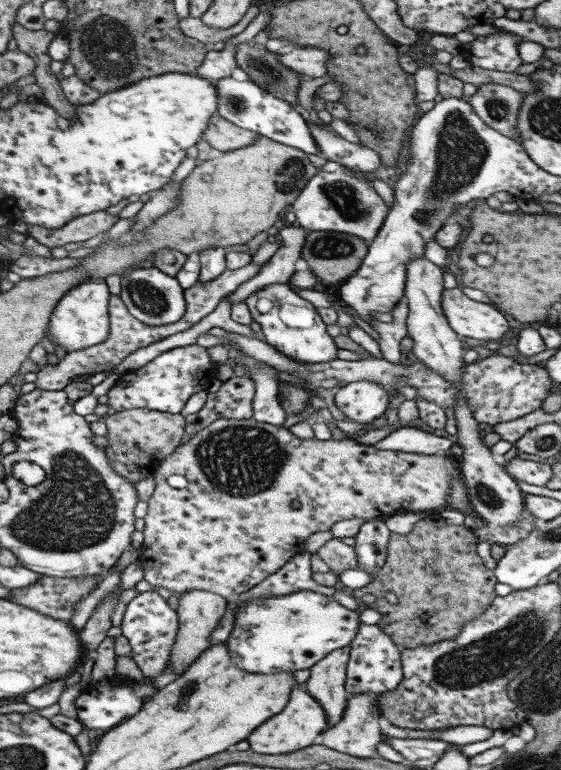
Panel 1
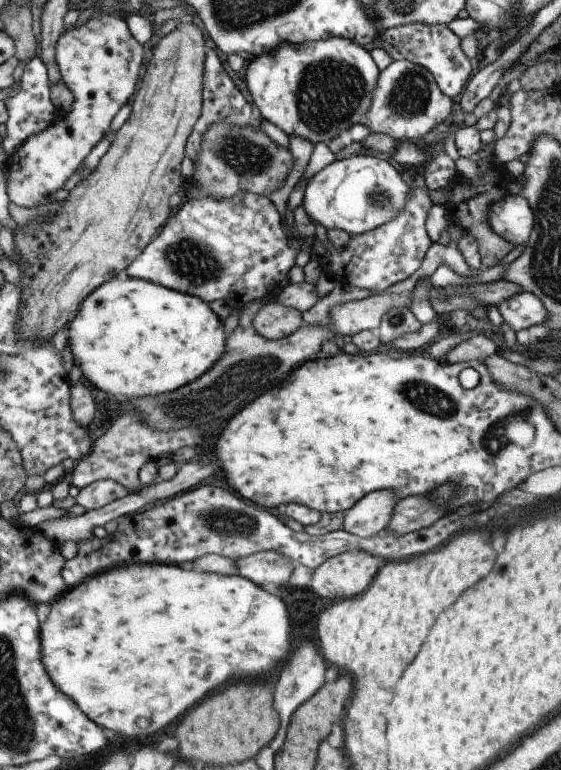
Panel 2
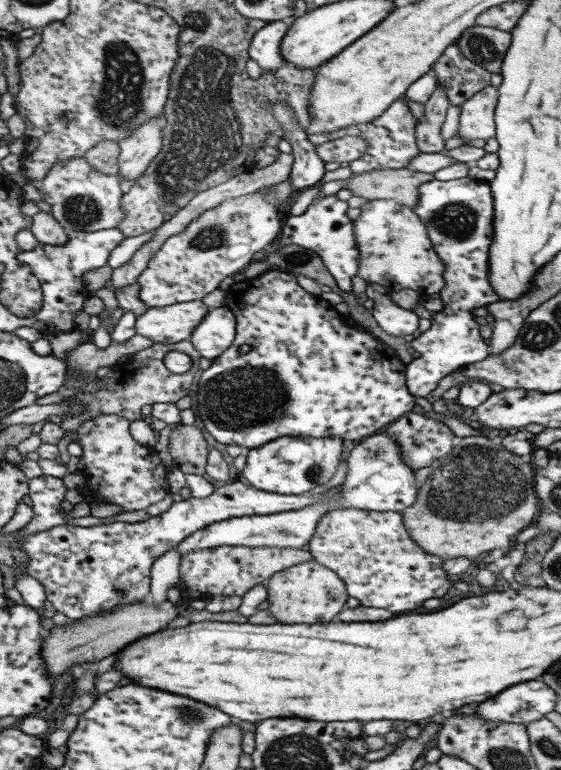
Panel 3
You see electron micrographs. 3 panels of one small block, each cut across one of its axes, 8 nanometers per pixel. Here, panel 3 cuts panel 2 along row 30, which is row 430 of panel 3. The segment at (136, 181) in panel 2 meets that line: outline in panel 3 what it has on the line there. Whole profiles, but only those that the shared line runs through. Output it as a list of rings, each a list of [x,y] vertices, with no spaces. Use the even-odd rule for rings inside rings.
[[[180,423],[170,434],[170,455],[185,474],[203,476],[208,462],[208,444],[196,426]]]

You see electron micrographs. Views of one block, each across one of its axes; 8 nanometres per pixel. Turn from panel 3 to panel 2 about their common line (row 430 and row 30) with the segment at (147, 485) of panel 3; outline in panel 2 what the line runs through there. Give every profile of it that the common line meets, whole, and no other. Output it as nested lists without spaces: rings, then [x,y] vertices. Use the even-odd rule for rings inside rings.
[[[104,15],[91,18],[78,30],[72,30],[60,36],[56,46],[56,63],[64,84],[70,88],[74,96],[74,102],[68,113],[57,109],[56,122],[50,128],[46,128],[40,134],[34,134],[13,155],[9,155],[6,168],[8,197],[11,202],[20,207],[36,208],[46,204],[45,201],[50,195],[54,195],[57,191],[64,191],[65,183],[103,138],[118,111],[132,101],[145,71],[150,47],[150,45],[137,42],[130,33],[127,20],[117,16]]]

